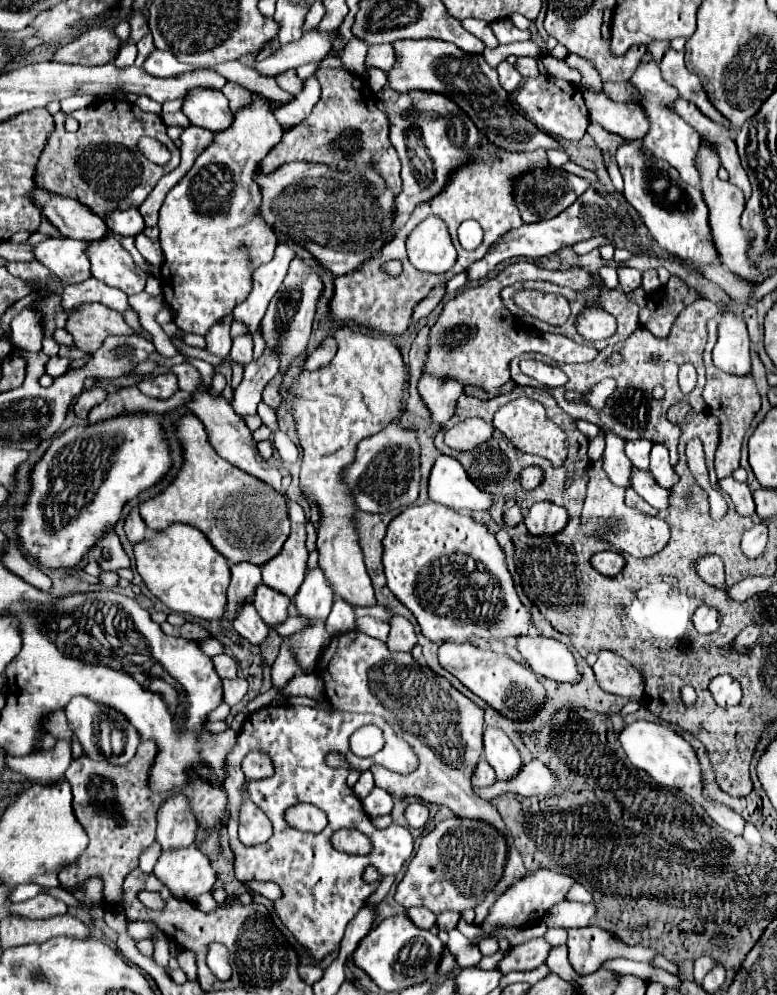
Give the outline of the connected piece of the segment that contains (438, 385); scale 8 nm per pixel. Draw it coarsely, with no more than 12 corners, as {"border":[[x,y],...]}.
{"border":[[424,375],[418,391],[444,425],[462,395],[462,383]]}

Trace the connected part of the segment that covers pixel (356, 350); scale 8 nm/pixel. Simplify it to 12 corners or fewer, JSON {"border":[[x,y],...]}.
{"border":[[336,329],[288,393],[300,489],[336,595],[376,605],[342,471],[400,417],[408,369],[382,333]]}

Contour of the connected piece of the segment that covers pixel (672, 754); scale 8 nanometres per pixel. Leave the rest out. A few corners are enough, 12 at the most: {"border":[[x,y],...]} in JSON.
{"border":[[650,721],[622,729],[620,743],[658,785],[692,797],[726,831],[744,817],[702,793],[694,747]]}

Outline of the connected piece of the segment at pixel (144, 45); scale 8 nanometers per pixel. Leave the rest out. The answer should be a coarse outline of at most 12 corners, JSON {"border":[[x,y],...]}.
{"border":[[144,35],[136,47],[136,67],[142,67],[146,57],[156,49],[152,35]]}

